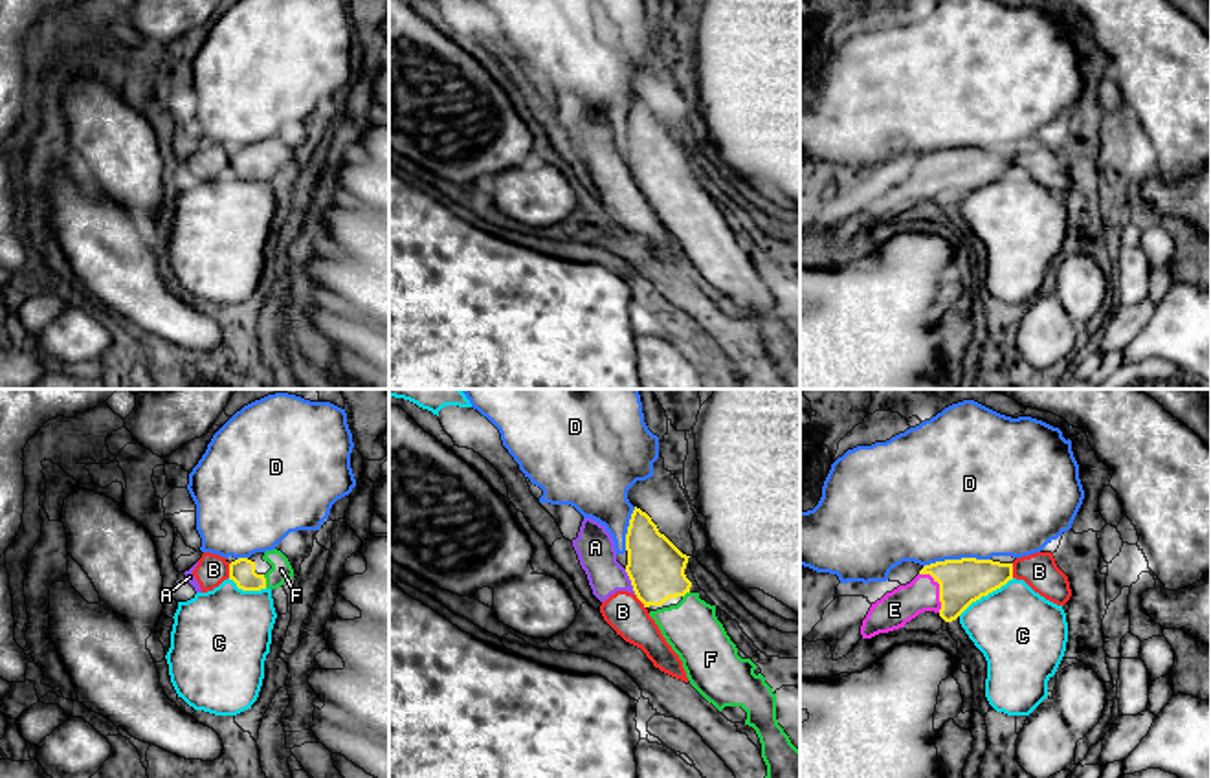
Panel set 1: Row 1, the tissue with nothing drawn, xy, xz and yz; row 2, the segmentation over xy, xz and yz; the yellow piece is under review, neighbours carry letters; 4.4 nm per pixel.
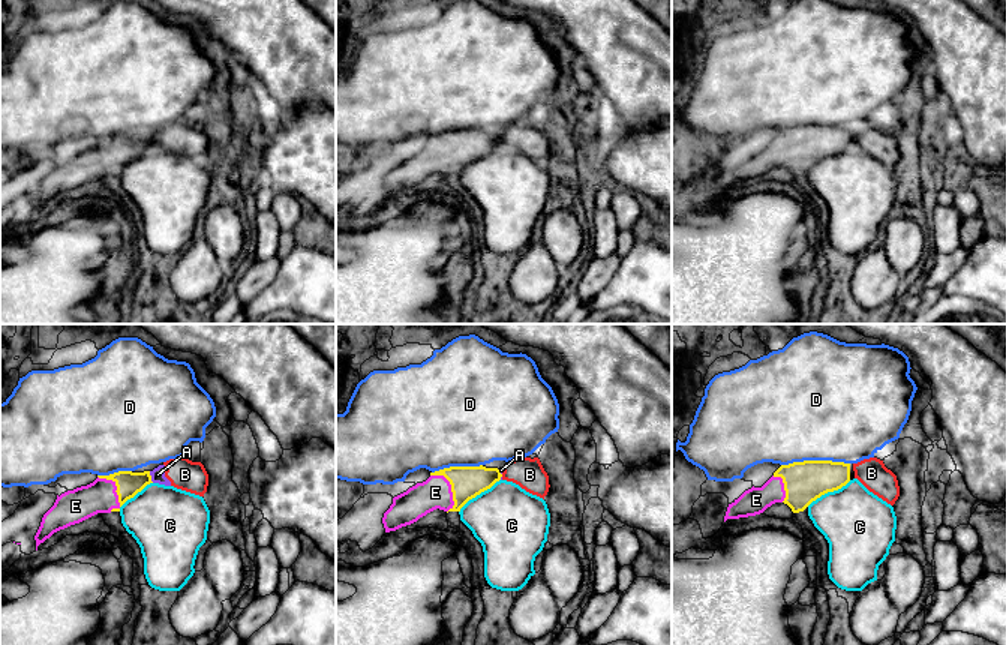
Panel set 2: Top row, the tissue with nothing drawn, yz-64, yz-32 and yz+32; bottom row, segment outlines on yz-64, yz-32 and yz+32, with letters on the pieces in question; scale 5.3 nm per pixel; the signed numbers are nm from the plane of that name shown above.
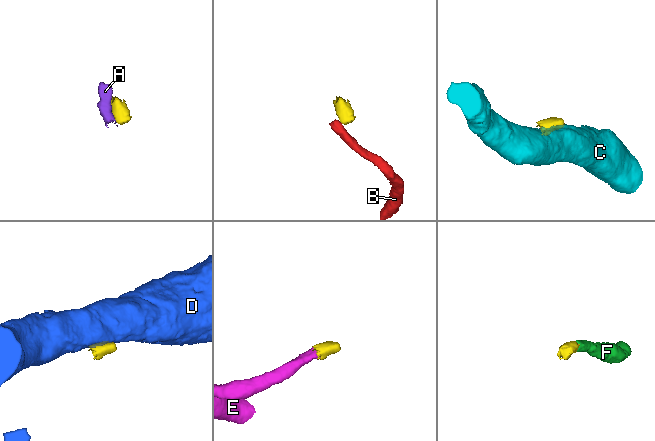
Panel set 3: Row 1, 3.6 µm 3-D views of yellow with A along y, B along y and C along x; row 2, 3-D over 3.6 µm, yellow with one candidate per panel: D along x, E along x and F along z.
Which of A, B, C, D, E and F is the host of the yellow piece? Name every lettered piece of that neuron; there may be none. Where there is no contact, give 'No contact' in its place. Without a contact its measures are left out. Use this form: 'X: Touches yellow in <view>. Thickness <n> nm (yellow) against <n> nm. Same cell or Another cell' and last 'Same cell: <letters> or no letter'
A: Touches yellow in xz. Thickness 260 nm (yellow) against 170 nm. Another cell
B: Touches yellow in xy. Thickness 110 nm (yellow) against 140 nm. Another cell
C: Touches yellow in yz. Thickness 200 nm (yellow) against 380 nm. Another cell
D: Touches yellow in yz. Thickness 200 nm (yellow) against 480 nm. Another cell
E: Touches yellow in yz. Thickness 200 nm (yellow) against 160 nm. Same cell
F: Touches yellow in xy. Thickness 110 nm (yellow) against 90 nm. Same cell
Same cell: E, F

